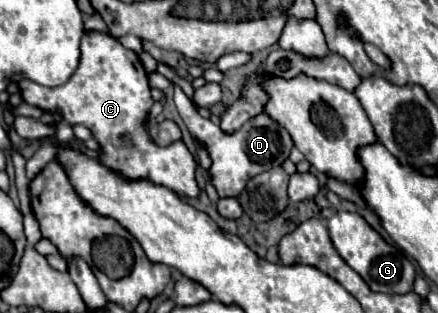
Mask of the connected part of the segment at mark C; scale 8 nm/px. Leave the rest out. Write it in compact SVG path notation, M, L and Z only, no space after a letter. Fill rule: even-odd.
M85 32L81 38L81 60L75 74L57 88L41 86L33 80L19 82L21 96L27 104L49 114L59 114L67 124L81 124L91 130L101 144L99 162L127 180L149 180L165 186L183 198L199 198L201 188L195 180L197 162L183 142L157 146L147 132L147 114L153 106L147 72L139 56L127 50L117 38L105 32ZM123 140L135 140L131 148L123 148Z

